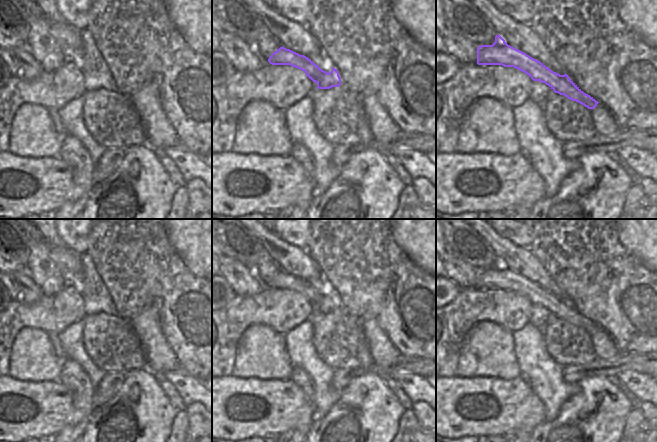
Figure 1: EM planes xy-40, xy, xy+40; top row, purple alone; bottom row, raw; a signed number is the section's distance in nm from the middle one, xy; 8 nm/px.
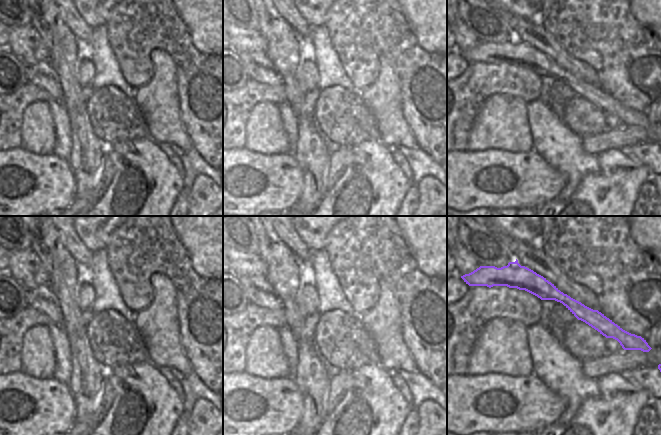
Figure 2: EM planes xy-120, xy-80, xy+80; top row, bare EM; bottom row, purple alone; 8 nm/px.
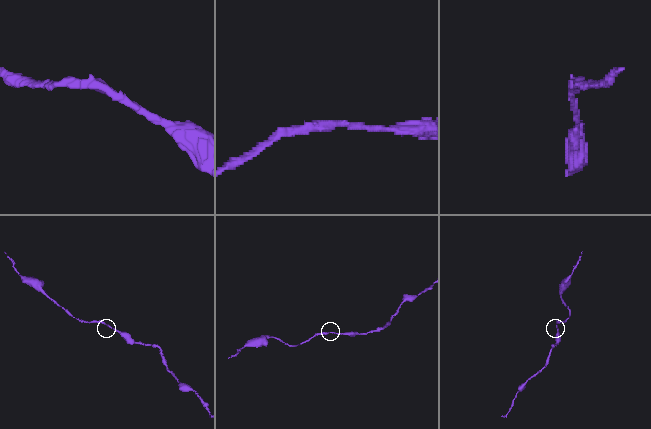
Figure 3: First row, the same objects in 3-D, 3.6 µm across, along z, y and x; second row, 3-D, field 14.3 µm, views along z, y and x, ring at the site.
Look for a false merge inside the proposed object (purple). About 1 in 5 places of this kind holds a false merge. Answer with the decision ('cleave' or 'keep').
keep

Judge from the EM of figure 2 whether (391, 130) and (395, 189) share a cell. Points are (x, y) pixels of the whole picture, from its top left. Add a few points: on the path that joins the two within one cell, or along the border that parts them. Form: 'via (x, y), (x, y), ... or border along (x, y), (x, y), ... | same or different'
border along (378, 139), (389, 148) | different

